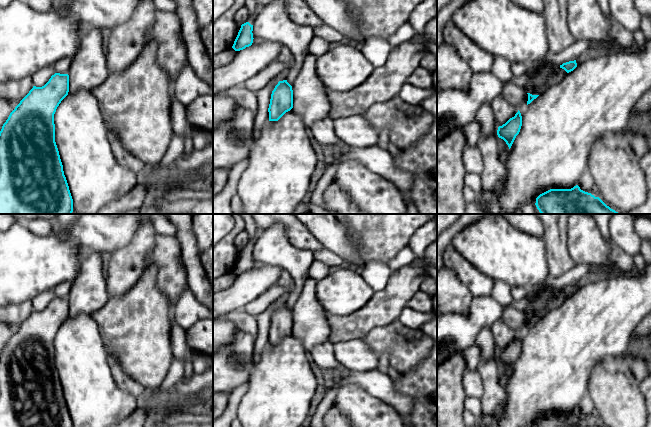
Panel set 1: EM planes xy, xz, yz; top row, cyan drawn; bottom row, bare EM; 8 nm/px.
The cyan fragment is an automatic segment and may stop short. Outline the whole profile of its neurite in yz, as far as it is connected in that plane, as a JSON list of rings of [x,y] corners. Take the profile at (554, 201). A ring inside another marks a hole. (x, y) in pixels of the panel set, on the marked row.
[[[578,185],[571,189],[550,189],[536,198],[535,205],[541,214],[619,214],[599,197],[581,190]]]

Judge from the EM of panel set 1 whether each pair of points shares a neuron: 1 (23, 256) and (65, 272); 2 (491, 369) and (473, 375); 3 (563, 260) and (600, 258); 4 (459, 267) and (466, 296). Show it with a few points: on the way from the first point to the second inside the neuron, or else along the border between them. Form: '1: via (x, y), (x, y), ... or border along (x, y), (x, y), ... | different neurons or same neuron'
1: via (33, 262), (55, 262) | same neuron
2: border along (477, 369), (483, 385), (482, 396) | different neurons
3: border along (566, 237), (567, 252), (576, 263) | different neurons
4: border along (447, 266), (473, 296) | different neurons

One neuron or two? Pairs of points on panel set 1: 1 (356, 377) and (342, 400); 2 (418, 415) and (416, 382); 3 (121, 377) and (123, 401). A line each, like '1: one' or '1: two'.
1: two
2: one
3: two

